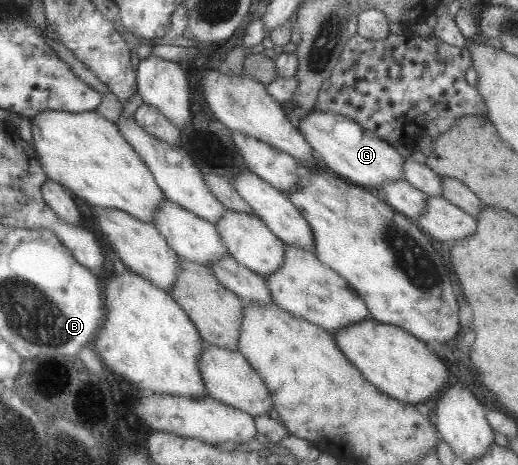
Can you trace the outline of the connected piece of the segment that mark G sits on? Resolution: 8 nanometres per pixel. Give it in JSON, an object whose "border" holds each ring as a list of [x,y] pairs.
{"border":[[[312,110],[299,122],[299,130],[316,152],[320,168],[334,170],[358,186],[380,186],[388,180],[404,180],[404,160],[402,154],[378,137],[374,132],[366,131],[355,120],[330,112]]]}

